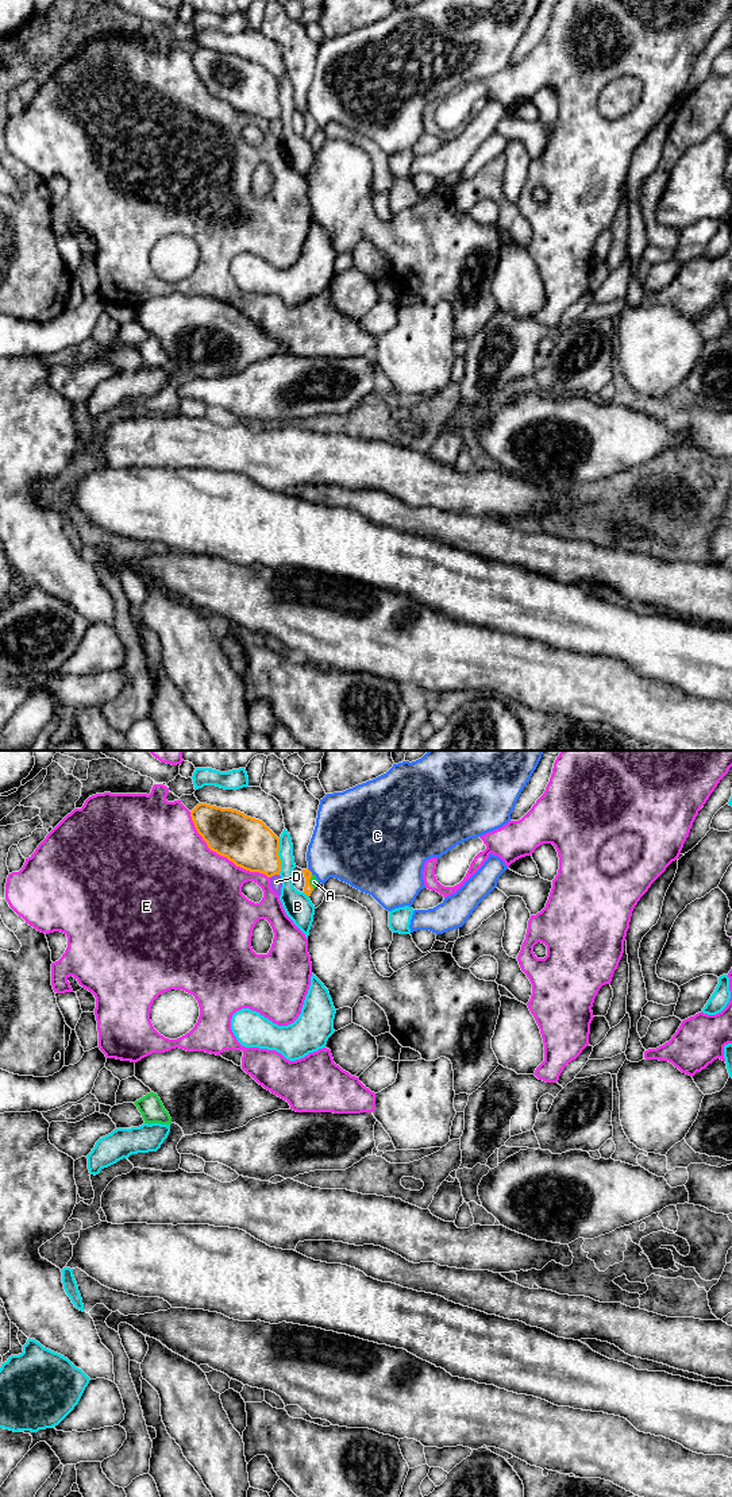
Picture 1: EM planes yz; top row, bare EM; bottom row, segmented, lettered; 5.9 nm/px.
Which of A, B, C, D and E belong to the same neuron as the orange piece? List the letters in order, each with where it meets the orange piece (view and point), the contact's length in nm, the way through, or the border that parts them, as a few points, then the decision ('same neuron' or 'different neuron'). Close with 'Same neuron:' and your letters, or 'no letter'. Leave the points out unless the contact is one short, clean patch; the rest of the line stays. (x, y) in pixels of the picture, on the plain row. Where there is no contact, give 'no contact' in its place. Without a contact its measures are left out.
A: meets orange in yz at (308, 126); contact 90 nm long; runs through yz (308, 132), (308, 126), (314, 126); same neuron
B: meets orange in yz at (278, 100); contact 220 nm long; different neuron
C: meets orange in yz at (309, 115); contact 50 nm long; different neuron
D: meets orange in yz at (274, 118); contact 60 nm long; different neuron
E: meets orange in yz at (222, 99); contact 600 nm long; different neuron
Same neuron: A

